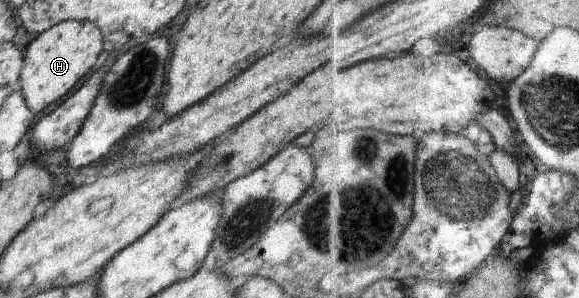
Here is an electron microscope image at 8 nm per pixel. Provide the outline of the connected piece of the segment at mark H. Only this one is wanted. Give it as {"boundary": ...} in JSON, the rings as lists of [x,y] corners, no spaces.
{"boundary":[[[63,21],[42,32],[27,46],[19,75],[19,90],[32,113],[37,114],[69,94],[75,84],[95,66],[104,40],[92,22]]]}

